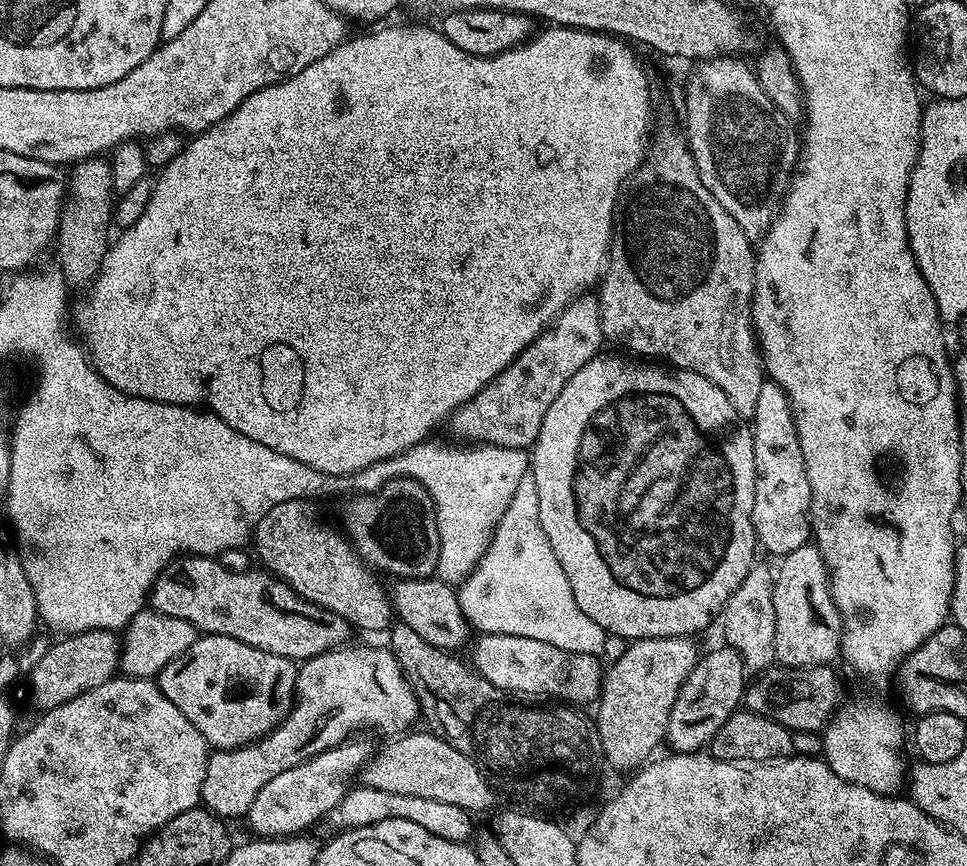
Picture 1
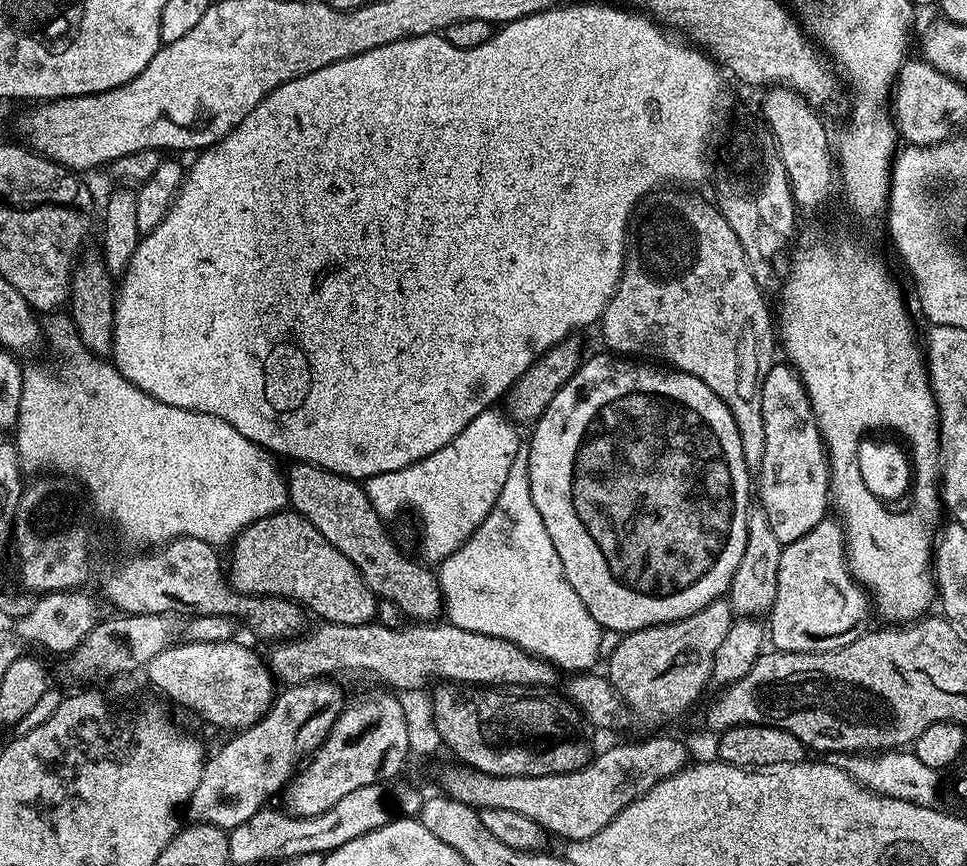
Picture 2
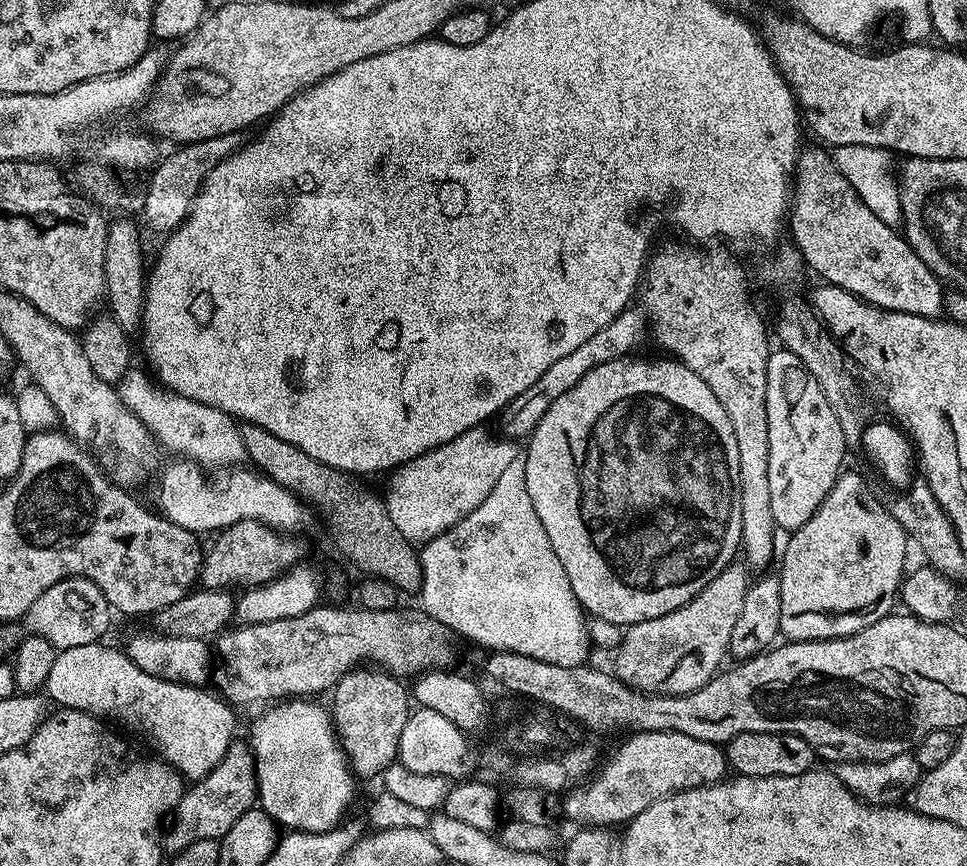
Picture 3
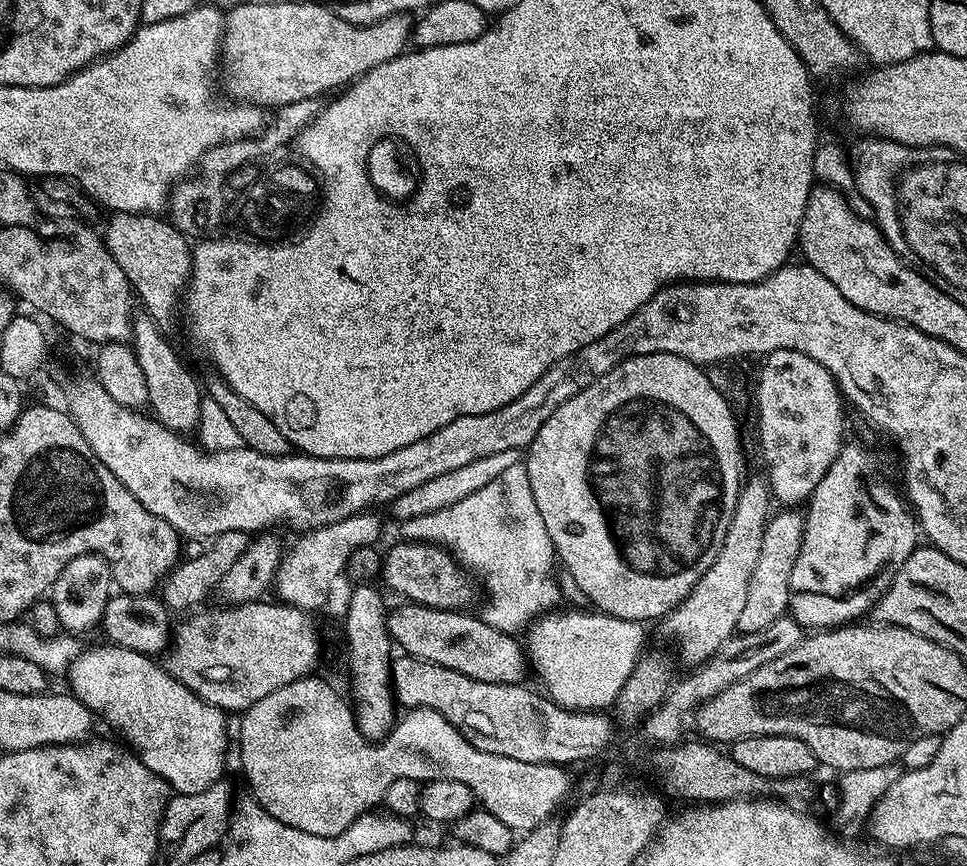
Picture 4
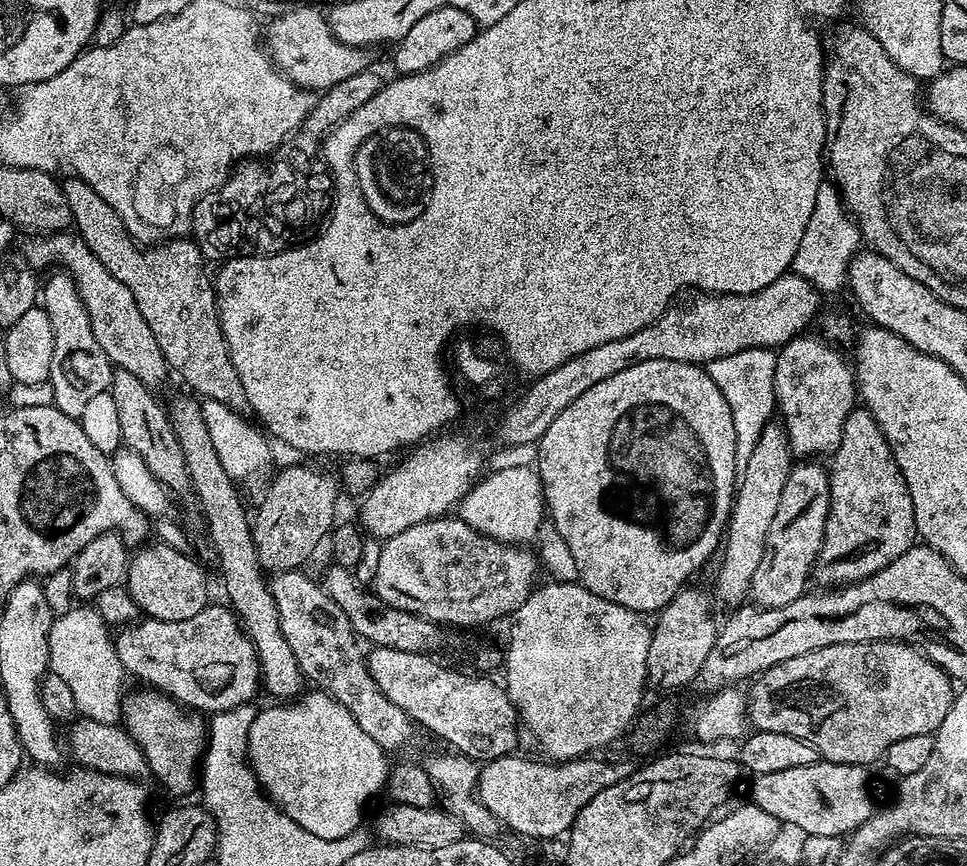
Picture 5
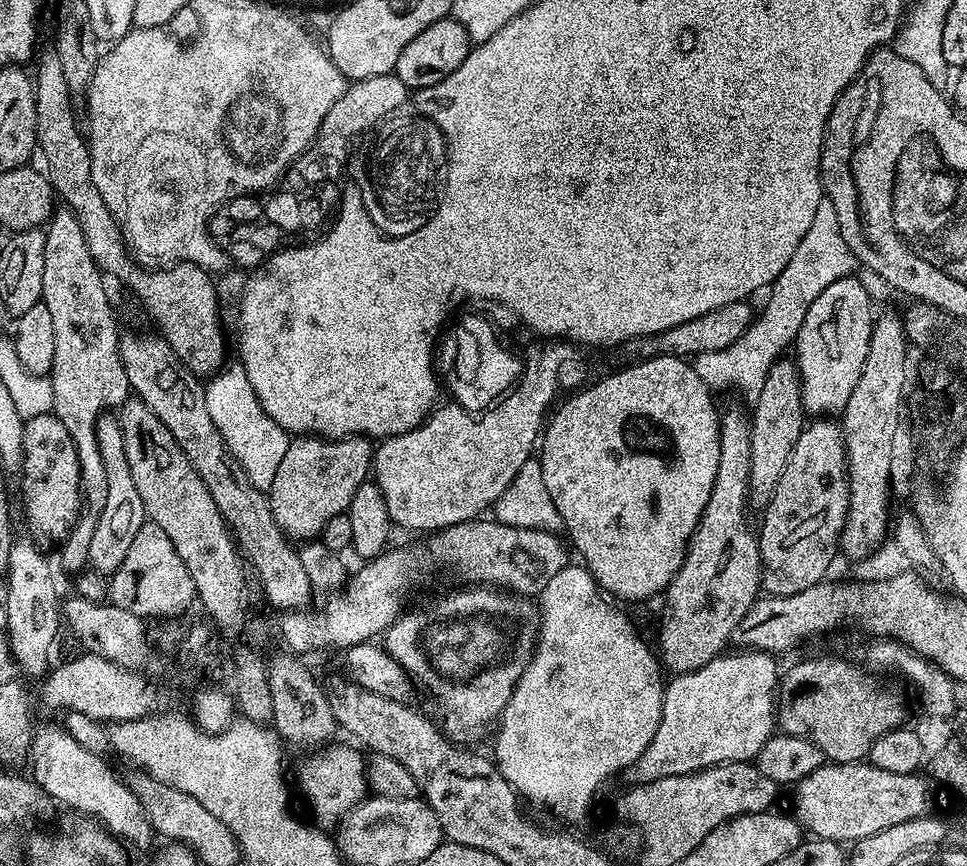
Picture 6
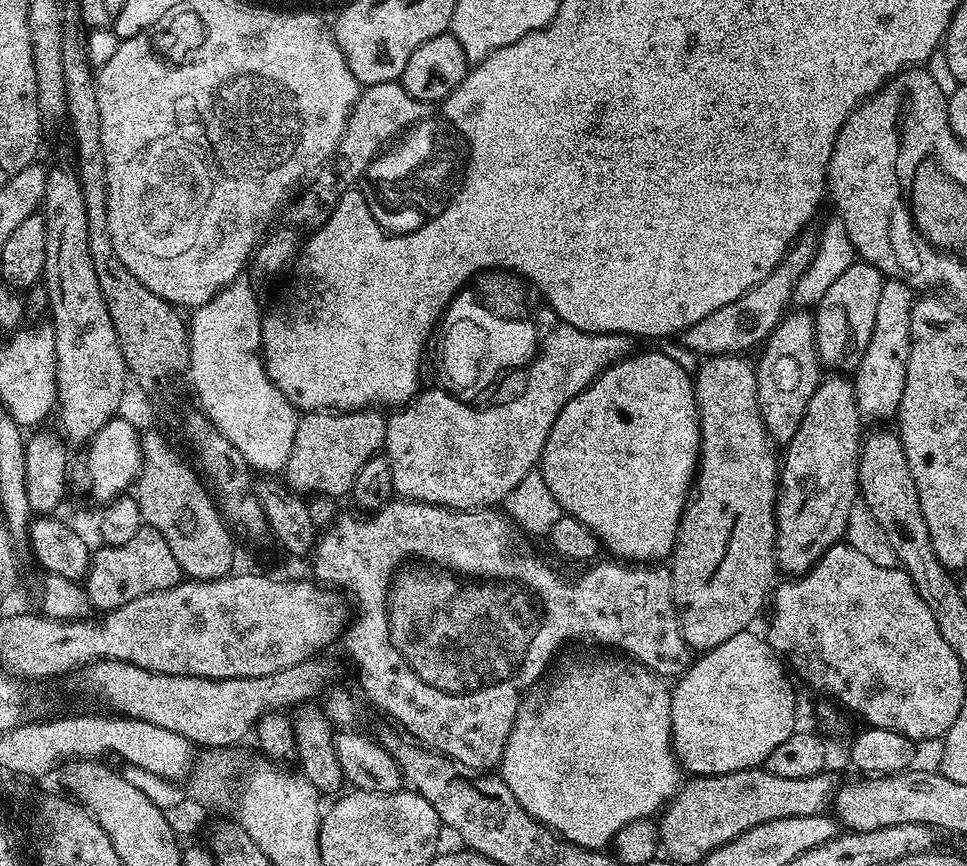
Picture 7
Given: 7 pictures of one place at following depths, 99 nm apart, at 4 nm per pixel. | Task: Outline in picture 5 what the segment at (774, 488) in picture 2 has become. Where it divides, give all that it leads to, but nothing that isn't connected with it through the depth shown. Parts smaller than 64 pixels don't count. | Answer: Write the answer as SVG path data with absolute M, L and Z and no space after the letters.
M808 335L795 336L790 343L783 345L776 352L777 365L774 368L775 411L784 425L788 445L796 458L820 458L823 452L835 452L842 438L842 426L846 426L846 418L858 404L853 365L849 361L847 364L843 354L838 349L831 348L822 337Z

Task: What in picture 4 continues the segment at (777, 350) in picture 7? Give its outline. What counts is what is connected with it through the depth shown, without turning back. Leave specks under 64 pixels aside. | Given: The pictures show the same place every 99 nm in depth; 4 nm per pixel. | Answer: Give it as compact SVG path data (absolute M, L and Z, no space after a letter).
M767 475L752 476L740 485L738 502L734 514L730 518L730 530L726 530L726 538L722 542L722 550L718 550L718 558L702 578L690 590L690 594L681 604L667 616L663 617L664 632L680 647L680 660L687 666L699 666L710 659L724 643L737 631L738 614L742 614L746 603L746 589L750 587L750 574L754 574L754 565L758 562L758 553L762 551L762 534L773 511L774 497L768 484Z

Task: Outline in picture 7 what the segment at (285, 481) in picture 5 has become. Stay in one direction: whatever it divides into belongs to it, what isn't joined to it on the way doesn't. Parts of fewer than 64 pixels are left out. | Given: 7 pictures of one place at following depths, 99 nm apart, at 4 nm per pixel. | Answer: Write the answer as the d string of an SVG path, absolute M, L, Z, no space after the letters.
M375 407L358 408L351 412L304 412L296 421L294 446L284 467L283 479L297 494L347 497L354 486L354 478L358 478L358 470L362 470L362 466L366 466L366 462L383 449L387 429L385 413Z

